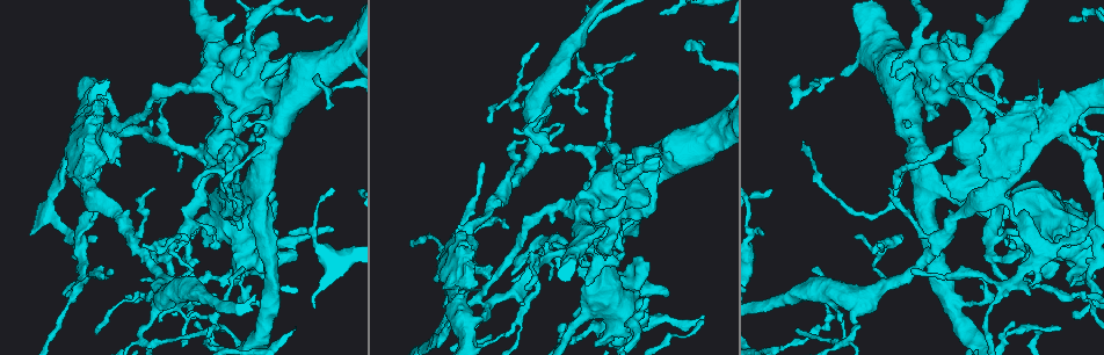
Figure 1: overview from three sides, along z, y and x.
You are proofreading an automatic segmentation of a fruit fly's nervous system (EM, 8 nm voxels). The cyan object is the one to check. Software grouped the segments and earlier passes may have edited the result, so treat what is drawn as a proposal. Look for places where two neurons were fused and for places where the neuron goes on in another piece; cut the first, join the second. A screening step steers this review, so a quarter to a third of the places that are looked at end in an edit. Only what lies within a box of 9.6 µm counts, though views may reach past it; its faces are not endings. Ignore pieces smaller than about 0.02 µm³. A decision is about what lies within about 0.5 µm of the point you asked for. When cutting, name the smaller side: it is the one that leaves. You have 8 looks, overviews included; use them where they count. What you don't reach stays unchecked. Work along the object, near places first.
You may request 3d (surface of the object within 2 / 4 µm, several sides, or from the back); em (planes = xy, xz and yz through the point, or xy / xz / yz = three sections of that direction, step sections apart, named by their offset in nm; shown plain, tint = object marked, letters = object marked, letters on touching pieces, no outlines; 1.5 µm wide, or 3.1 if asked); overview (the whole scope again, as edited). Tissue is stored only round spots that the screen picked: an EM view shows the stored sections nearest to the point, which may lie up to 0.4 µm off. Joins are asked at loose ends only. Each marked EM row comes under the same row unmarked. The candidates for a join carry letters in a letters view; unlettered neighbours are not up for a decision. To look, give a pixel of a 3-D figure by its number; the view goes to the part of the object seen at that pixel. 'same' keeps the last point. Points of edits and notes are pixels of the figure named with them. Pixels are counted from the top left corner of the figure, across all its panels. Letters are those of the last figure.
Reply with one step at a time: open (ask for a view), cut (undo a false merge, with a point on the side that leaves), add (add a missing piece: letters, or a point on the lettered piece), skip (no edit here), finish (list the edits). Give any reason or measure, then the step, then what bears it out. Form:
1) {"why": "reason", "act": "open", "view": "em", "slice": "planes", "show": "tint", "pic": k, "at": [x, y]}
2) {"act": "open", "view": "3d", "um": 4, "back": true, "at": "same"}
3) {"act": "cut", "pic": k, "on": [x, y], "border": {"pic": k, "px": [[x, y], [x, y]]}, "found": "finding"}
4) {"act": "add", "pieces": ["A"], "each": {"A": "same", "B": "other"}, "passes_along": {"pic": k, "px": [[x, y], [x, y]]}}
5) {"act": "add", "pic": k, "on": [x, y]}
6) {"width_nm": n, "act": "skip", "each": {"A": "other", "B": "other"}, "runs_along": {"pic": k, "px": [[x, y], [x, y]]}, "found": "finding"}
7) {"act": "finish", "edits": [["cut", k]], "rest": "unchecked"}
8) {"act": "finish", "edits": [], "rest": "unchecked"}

{"why": "a narrow waist", "act": "open", "view": "em", "slice": "planes", "show": "tint", "pic": 1, "at": [93, 217]}

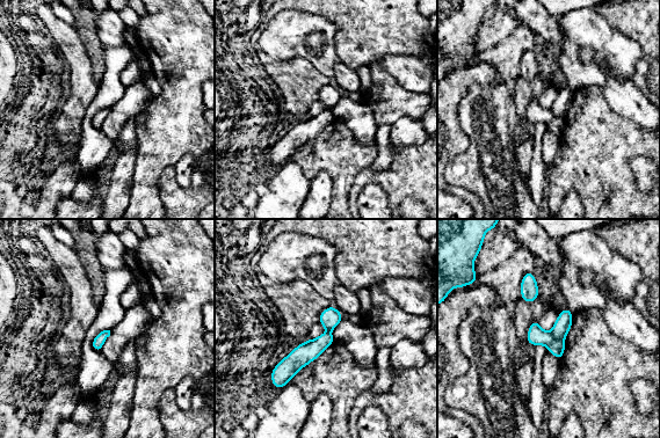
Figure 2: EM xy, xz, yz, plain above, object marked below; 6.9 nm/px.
{"why": "see the neighbours", "act": "open", "view": "em", "slice": "planes", "show": "letters", "at": "same"}

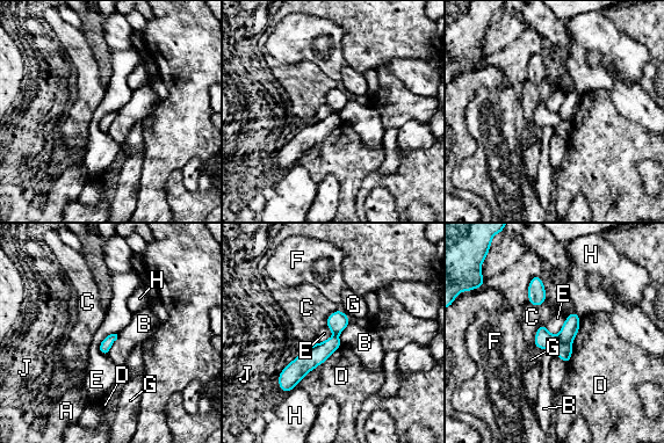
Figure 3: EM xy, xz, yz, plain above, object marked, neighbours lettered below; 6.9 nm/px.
{"act": "cut", "pic": 3, "on": [543, 340], "each": {"A": "other", "B": "other", "C": "other", "D": "other", "E": "other", "F": "other", "G": "other", "H": "other", "J": "other"}, "border": {"pic": 3, "px": [[557, 336], [570, 345]]}, "found": "two neurons meet here"}

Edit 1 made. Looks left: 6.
{"why": "an open end", "act": "open", "view": "3d", "um": 2, "pic": 1, "at": [111, 271]}

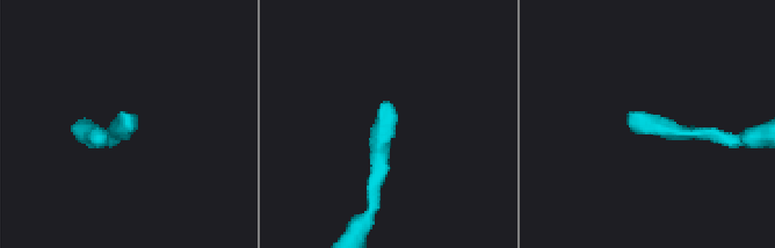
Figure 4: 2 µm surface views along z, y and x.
{"why": "need the tissue", "act": "open", "view": "em", "slice": "planes", "show": "letters", "pic": 4, "at": [126, 118]}

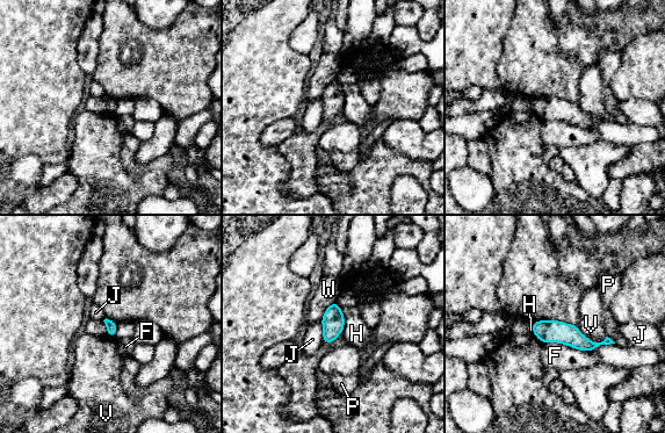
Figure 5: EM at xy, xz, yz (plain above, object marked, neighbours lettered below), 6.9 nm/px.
{"width_nm": 80, "longest_contact_nm": ["F", 340], "act": "skip", "each": {"F": "other", "H": "other", "J": "other", "P": "other", "V": "other", "W": "other"}, "found": "none of them fits"}

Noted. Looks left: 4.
{"act": "finish", "edits": [["cut", 3]], "rest": "unchecked"}

